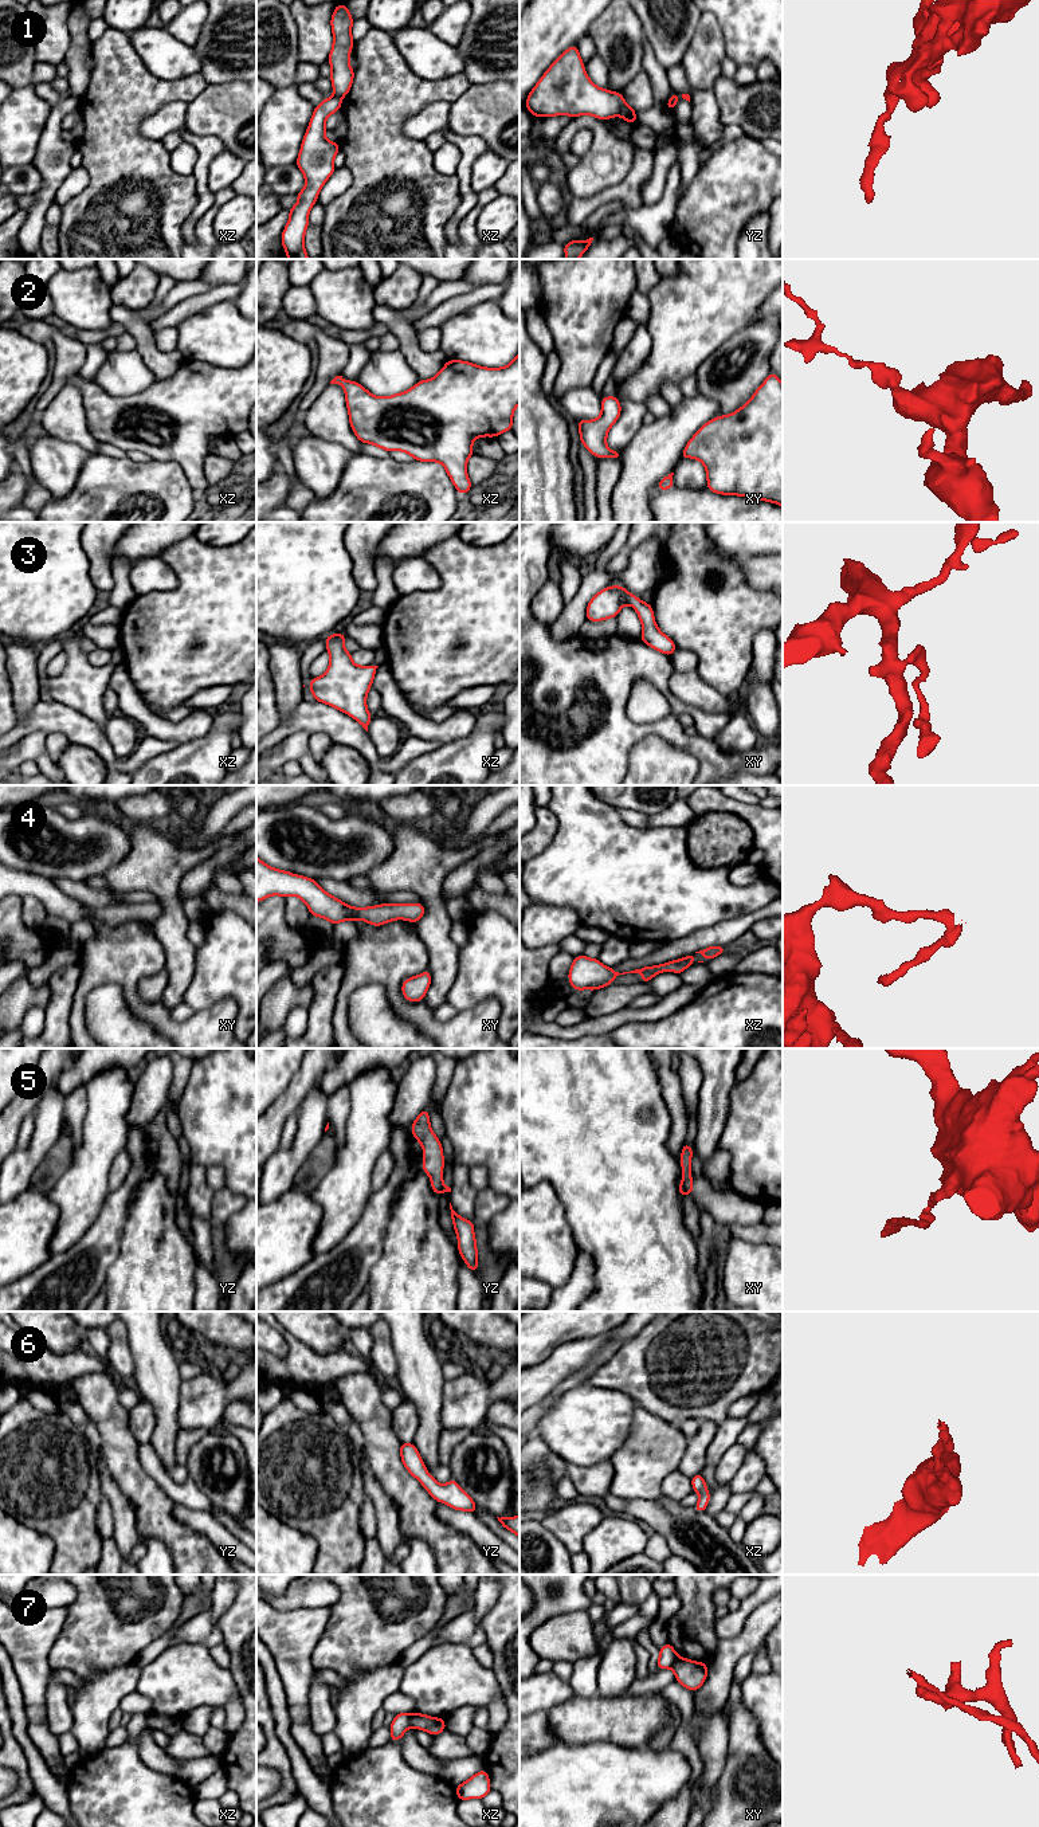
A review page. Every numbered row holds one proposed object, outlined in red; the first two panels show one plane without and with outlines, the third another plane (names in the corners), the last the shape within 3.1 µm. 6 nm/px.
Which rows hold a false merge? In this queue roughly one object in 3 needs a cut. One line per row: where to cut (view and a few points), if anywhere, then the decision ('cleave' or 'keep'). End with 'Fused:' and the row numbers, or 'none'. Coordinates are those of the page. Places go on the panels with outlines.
1: cut in yz along (624, 104), (619, 114); cleave
2: no cut; keep
3: no cut; keep
4: no cut; keep
5: cut in xy along (682, 1183), (686, 1192); cleave
6: no cut; keep
7: cut in xy along (678, 1657), (670, 1667); cleave
Fused: 1, 5, 7

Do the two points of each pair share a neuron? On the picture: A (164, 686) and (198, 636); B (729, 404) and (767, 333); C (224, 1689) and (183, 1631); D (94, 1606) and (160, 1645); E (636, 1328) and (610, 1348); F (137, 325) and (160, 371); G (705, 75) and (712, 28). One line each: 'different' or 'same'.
A: same
B: same
C: different
D: different
E: same
F: same
G: same

